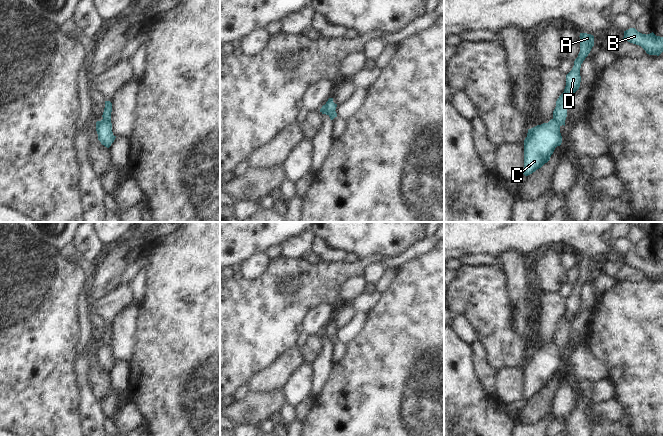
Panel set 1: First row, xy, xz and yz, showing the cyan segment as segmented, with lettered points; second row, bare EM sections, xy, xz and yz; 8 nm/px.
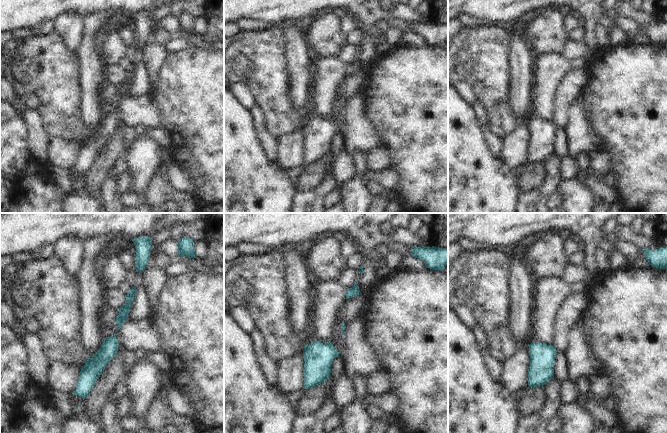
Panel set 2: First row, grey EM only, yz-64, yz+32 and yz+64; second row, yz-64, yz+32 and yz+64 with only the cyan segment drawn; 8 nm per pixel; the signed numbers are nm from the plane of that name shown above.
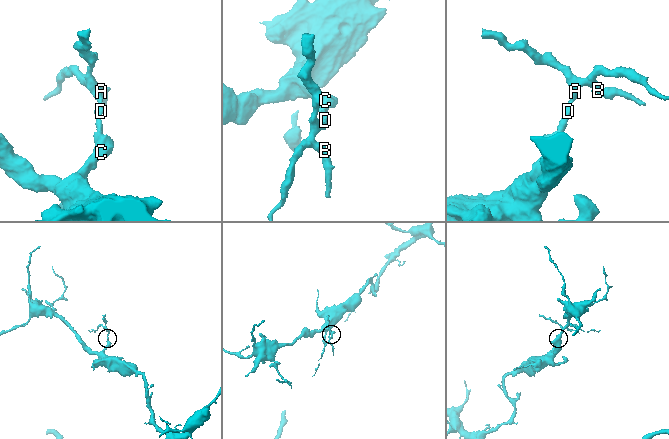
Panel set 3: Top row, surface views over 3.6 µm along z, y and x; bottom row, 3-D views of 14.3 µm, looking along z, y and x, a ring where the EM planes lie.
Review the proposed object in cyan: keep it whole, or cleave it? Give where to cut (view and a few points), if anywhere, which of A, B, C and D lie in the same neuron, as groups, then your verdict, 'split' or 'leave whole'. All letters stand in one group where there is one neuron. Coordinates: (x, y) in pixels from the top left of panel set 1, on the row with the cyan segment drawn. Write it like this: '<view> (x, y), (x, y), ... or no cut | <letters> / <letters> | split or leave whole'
yz (553, 118), (559, 127) | A B D / C | split

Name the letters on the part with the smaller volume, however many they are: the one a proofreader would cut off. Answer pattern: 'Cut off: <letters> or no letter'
Cut off: A, B, D

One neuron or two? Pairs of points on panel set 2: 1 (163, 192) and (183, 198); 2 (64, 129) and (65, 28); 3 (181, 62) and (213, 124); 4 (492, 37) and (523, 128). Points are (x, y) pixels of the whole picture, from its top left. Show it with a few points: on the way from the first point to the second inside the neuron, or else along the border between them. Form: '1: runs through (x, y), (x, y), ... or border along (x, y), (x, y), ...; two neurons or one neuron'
1: runs through (168, 193), (178, 196); one neuron
2: border along (54, 30), (62, 38), (64, 44), (77, 55); two neurons
3: runs through (188, 77), (213, 104), (213, 109); one neuron
4: border along (525, 119), (504, 139); two neurons

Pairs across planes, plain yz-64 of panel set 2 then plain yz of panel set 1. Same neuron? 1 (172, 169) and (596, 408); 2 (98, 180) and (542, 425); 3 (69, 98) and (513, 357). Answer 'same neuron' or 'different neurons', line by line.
1: same neuron
2: different neurons
3: same neuron

